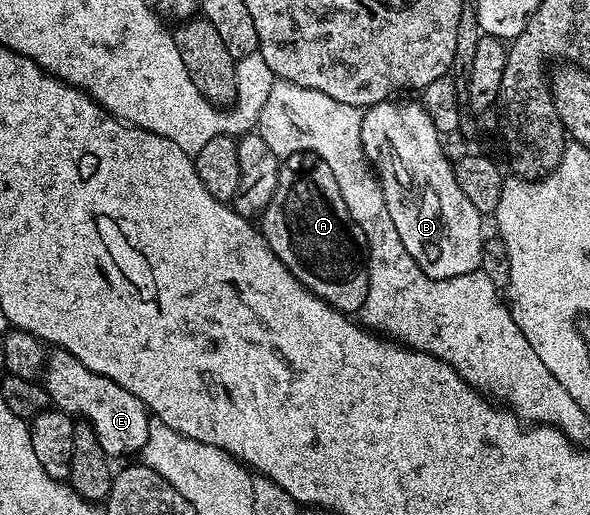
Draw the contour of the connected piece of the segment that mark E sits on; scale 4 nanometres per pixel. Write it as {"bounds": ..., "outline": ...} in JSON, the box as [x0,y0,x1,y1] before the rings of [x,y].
{"bounds":[42,349,153,460],"outline":[[[53,349],[44,364],[42,385],[55,409],[91,424],[94,436],[98,436],[102,444],[102,452],[106,452],[109,459],[128,460],[131,454],[139,455],[143,451],[153,419],[142,400],[138,400],[134,392],[126,392],[122,384],[114,384],[106,376],[90,372],[90,368],[86,368],[82,360],[70,356],[70,352]]]}

